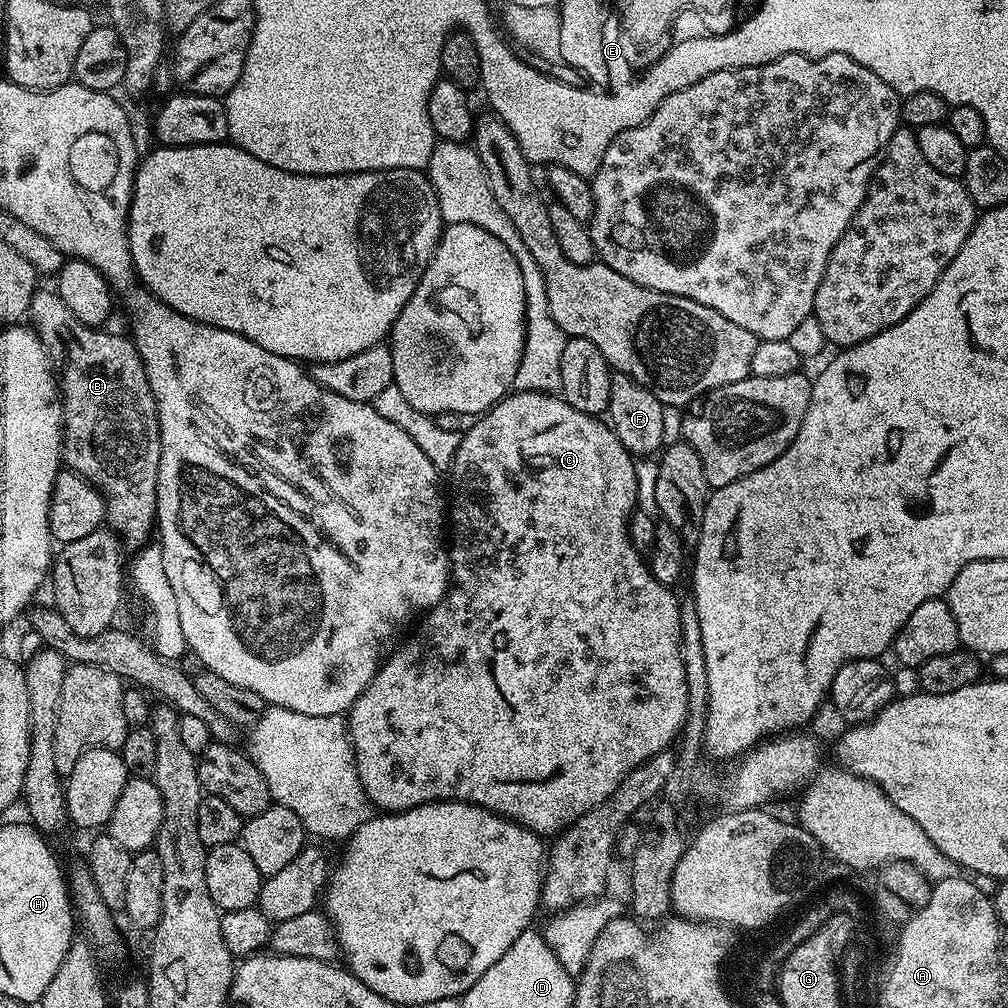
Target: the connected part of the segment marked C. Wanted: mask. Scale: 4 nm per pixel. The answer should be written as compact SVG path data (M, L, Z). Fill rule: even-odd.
M513 391L511 394L498 401L495 406L487 409L468 429L463 429L460 444L456 447L456 453L452 459L450 477L452 476L452 500L450 496L450 547L448 548L448 562L450 565L450 583L444 597L423 613L420 625L412 632L412 637L401 643L381 663L379 670L374 674L372 681L362 690L360 697L355 700L346 713L346 727L348 738L352 741L352 753L356 755L356 773L362 782L364 792L377 809L385 813L405 812L411 808L417 808L420 804L433 804L435 800L461 800L463 804L476 804L491 812L497 812L523 828L529 828L531 832L539 832L541 837L548 838L553 834L559 834L582 818L590 810L594 810L599 804L606 803L620 788L622 778L630 774L642 762L654 758L654 754L665 751L668 744L677 739L680 729L683 726L687 714L687 690L686 671L683 670L682 654L680 653L680 606L681 601L671 587L666 584L659 584L652 577L648 569L645 557L635 548L628 537L628 517L632 515L637 507L636 499L636 460L632 453L618 442L614 430L601 417L582 414L582 410L574 410L556 394L545 394L543 392L522 392Z

